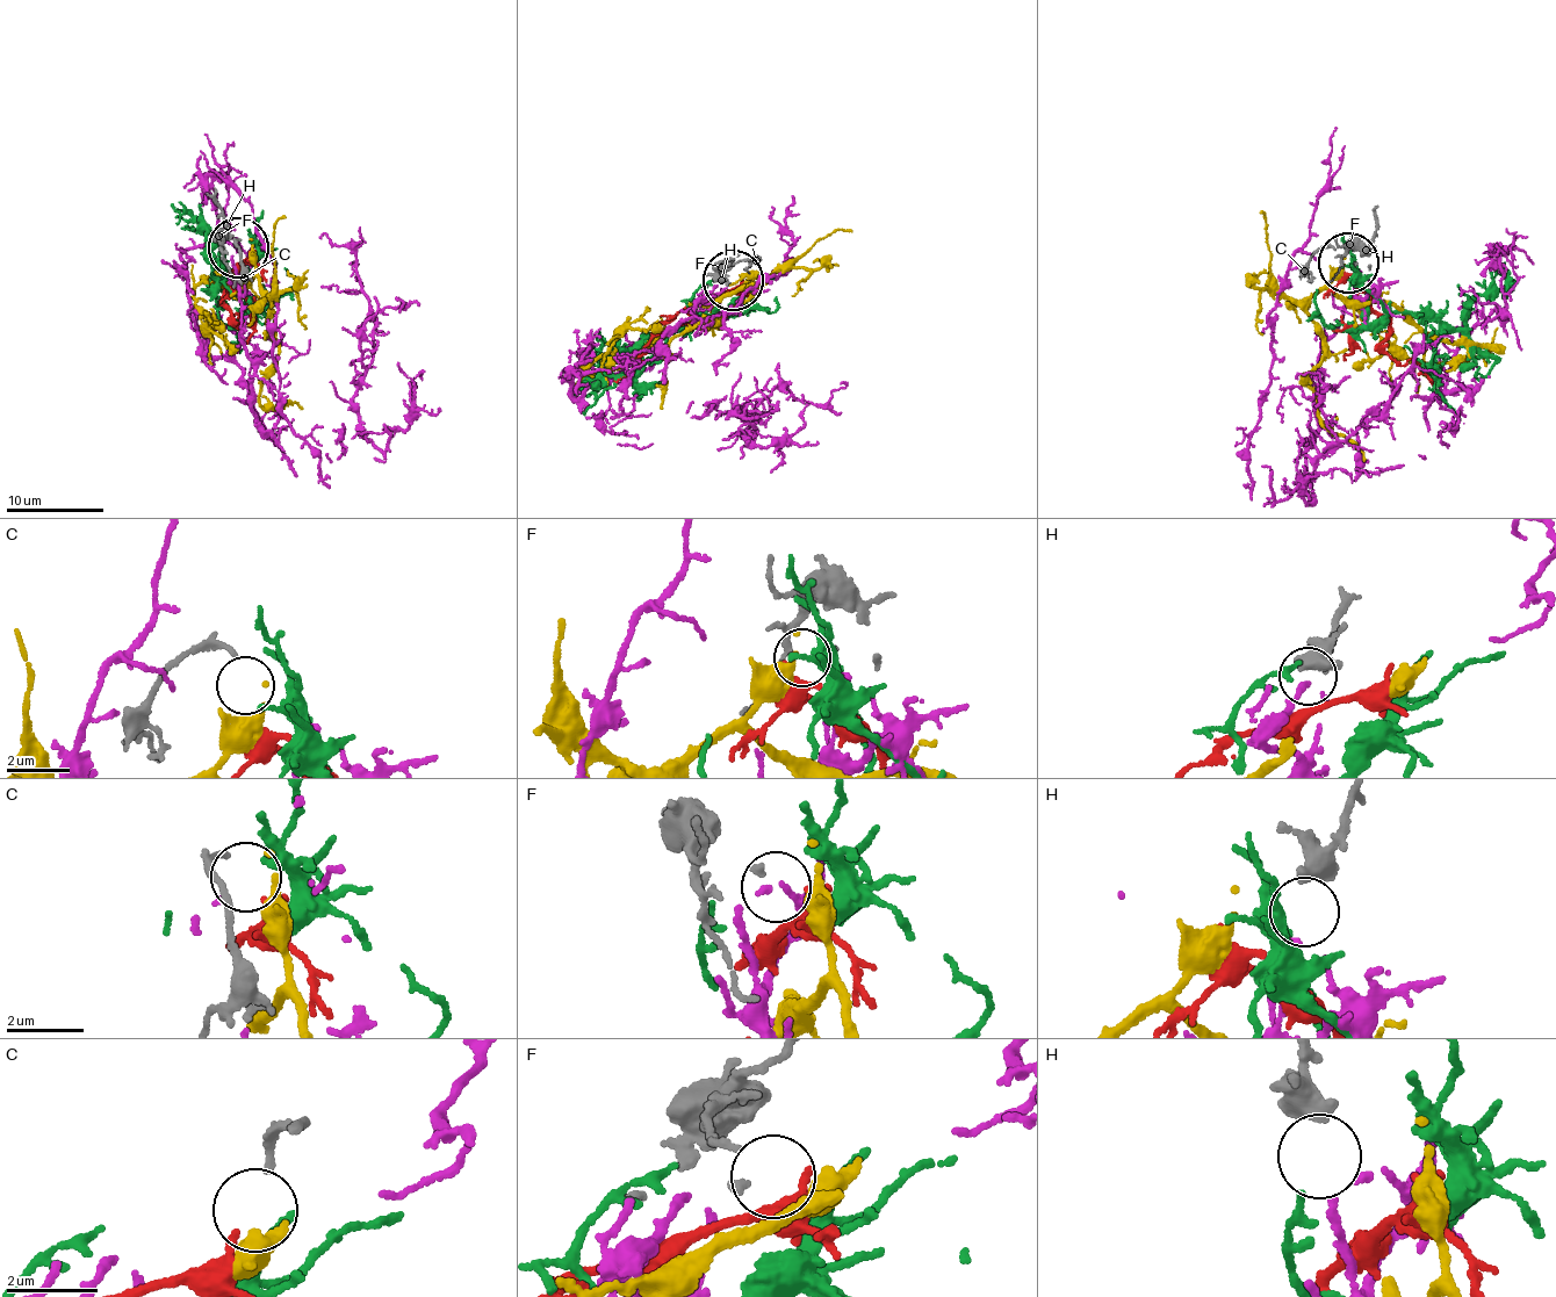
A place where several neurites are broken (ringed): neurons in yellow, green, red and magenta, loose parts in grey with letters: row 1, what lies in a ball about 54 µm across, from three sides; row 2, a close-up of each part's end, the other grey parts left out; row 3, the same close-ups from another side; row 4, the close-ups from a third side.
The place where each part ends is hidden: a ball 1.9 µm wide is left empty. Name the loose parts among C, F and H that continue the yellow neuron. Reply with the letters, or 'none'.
none

